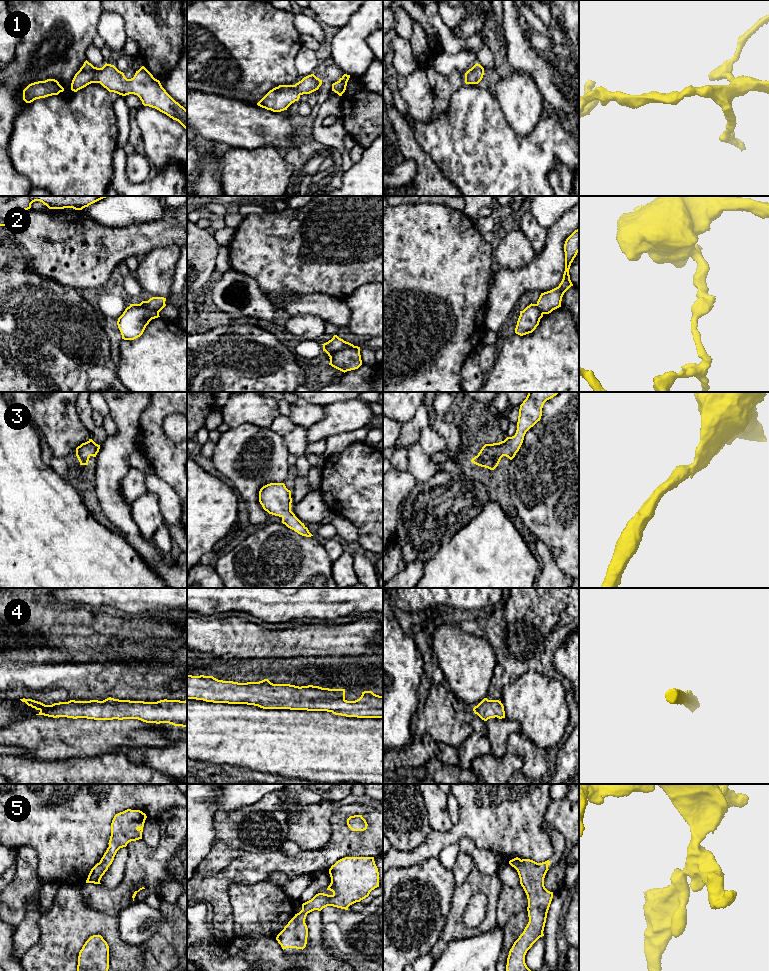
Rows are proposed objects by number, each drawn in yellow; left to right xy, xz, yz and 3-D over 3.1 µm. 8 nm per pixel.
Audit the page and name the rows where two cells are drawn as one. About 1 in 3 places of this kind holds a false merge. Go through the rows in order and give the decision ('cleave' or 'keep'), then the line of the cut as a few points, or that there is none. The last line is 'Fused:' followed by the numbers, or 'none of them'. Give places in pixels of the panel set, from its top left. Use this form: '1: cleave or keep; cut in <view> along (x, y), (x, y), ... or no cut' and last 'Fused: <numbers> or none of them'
1: keep; no cut
2: cleave; cut in xz along (355, 346), (336, 351), (329, 356)
3: keep; no cut
4: keep; no cut
5: keep; no cut
Fused: 2

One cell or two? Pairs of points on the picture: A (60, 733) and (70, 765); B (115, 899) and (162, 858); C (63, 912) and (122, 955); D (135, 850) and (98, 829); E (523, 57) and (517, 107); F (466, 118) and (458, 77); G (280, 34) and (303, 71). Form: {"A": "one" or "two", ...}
{"A": "two", "B": "one", "C": "one", "D": "two", "E": "two", "F": "two", "G": "two"}

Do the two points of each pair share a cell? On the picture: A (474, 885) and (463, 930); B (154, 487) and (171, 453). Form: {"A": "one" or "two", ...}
{"A": "one", "B": "two"}

